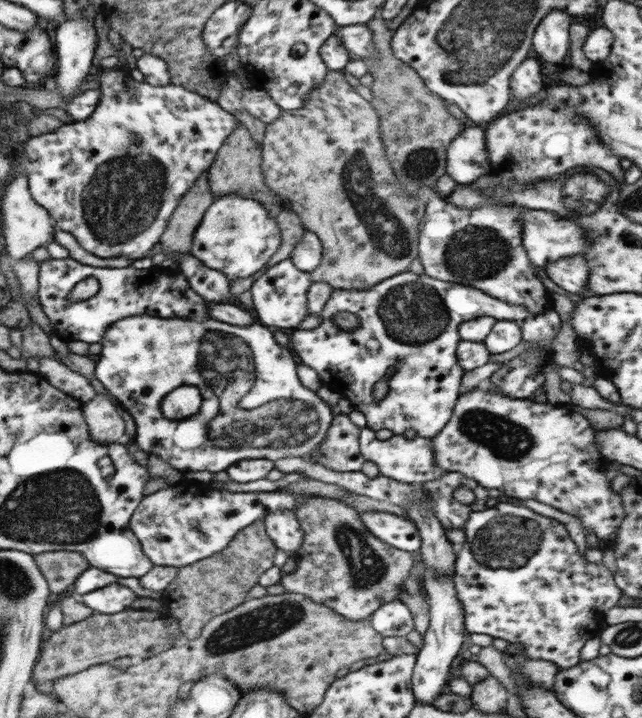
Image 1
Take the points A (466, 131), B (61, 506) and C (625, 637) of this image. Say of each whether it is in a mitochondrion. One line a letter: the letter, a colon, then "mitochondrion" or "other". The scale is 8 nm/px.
A: other
B: mitochondrion
C: mitochondrion

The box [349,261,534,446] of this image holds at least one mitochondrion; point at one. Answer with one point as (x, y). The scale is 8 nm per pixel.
(413, 312)

